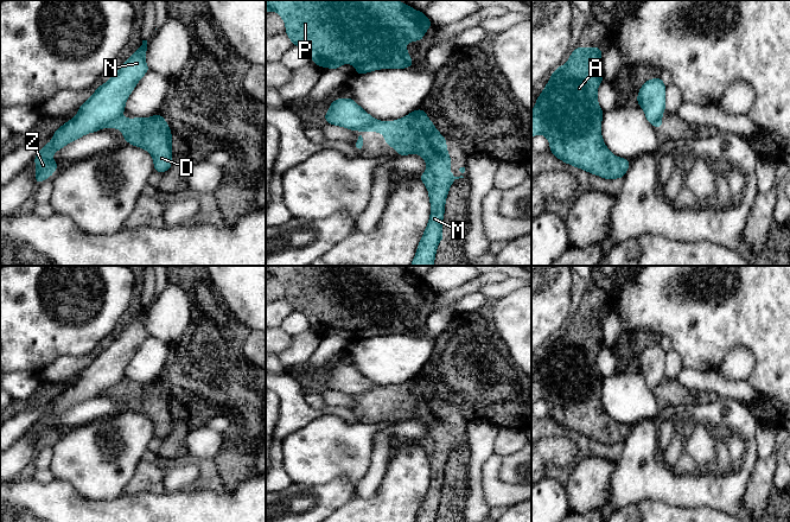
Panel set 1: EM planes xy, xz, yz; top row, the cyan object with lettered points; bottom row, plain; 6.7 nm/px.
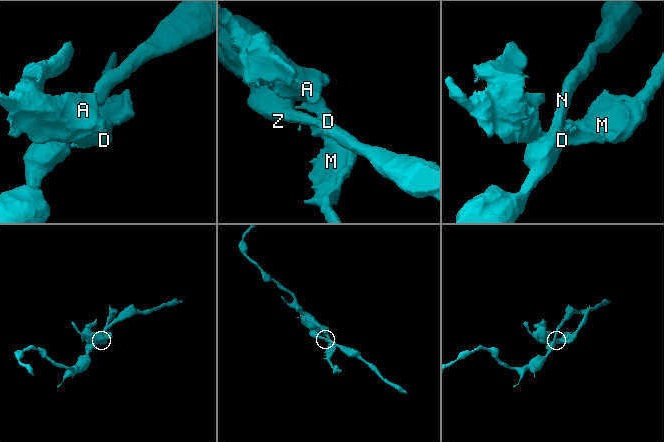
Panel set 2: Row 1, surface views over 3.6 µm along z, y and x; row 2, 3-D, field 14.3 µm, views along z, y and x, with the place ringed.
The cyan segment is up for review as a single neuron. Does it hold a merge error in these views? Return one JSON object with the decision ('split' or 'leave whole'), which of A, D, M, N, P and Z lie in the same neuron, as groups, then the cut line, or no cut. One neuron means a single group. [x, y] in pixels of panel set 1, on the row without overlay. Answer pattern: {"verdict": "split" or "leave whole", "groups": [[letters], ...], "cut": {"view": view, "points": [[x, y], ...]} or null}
{"verdict": "split", "groups": [["A", "D", "M", "P"], ["N", "Z"]], "cut": {"view": "xz", "points": [[378, 387], [361, 395]]}}

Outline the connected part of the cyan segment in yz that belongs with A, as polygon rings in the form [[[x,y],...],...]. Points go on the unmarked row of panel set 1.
[[[575,313],[565,332],[552,338],[531,377],[531,402],[544,400],[550,419],[560,426],[605,445],[623,444],[631,426],[614,422],[601,403],[604,377],[597,367],[597,355],[604,345],[600,313]]]

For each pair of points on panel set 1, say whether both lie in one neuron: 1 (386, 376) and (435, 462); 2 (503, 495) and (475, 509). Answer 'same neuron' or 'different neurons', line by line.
1: different neurons
2: different neurons

